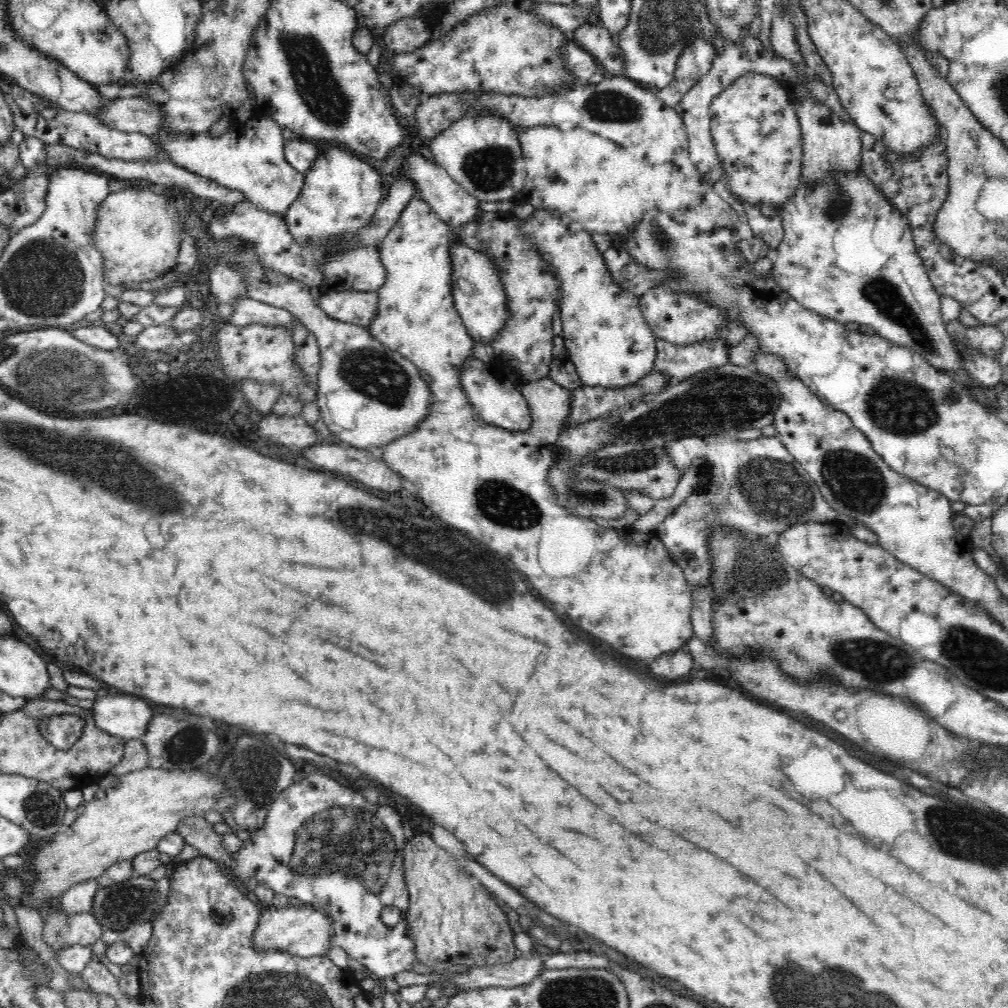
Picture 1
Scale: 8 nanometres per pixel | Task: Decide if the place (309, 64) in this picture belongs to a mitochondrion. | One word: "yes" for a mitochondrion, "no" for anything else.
yes

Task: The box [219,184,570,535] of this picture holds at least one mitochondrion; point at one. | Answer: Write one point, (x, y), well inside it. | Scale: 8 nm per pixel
(385, 380)

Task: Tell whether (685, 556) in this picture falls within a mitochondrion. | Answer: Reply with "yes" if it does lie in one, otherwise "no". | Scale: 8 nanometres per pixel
yes

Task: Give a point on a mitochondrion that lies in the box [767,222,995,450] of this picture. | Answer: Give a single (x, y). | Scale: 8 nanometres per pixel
(902, 407)

